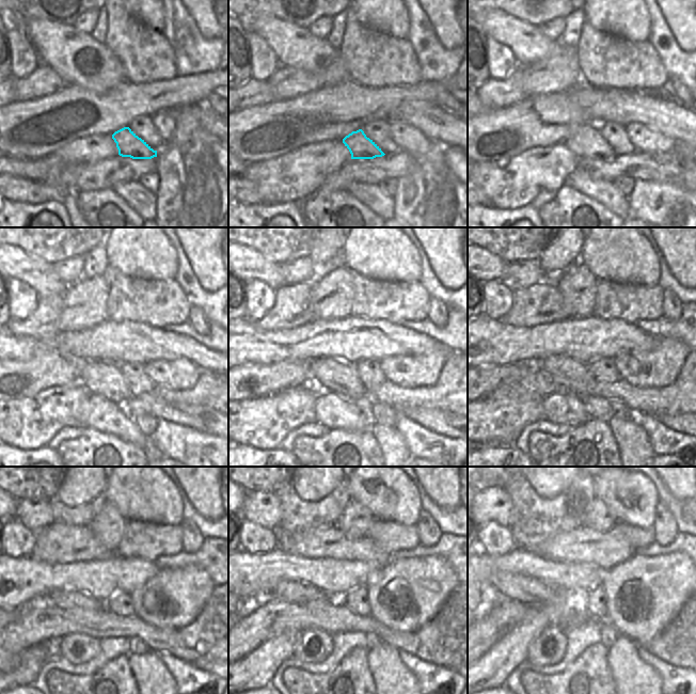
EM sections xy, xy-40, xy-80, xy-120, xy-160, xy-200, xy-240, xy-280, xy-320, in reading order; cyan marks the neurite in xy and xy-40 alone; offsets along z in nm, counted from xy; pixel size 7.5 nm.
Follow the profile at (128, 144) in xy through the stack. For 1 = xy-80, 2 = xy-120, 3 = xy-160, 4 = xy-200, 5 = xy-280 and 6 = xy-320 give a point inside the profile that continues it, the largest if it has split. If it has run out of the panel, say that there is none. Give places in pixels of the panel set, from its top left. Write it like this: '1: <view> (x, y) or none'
1: xy-80 (587, 143)
2: xy-120 (106, 379)
3: xy-160 (342, 378)
4: xy-200 (574, 376)
5: xy-280 (288, 590)
6: xy-320 (518, 586)

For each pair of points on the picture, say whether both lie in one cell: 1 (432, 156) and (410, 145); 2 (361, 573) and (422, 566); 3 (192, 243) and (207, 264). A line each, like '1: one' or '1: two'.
1: two
2: two
3: one

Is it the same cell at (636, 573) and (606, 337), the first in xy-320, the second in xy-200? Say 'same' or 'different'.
different

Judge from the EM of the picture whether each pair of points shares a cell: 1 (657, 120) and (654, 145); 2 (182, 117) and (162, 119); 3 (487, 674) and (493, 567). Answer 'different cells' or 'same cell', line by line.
1: different cells
2: different cells
3: different cells

